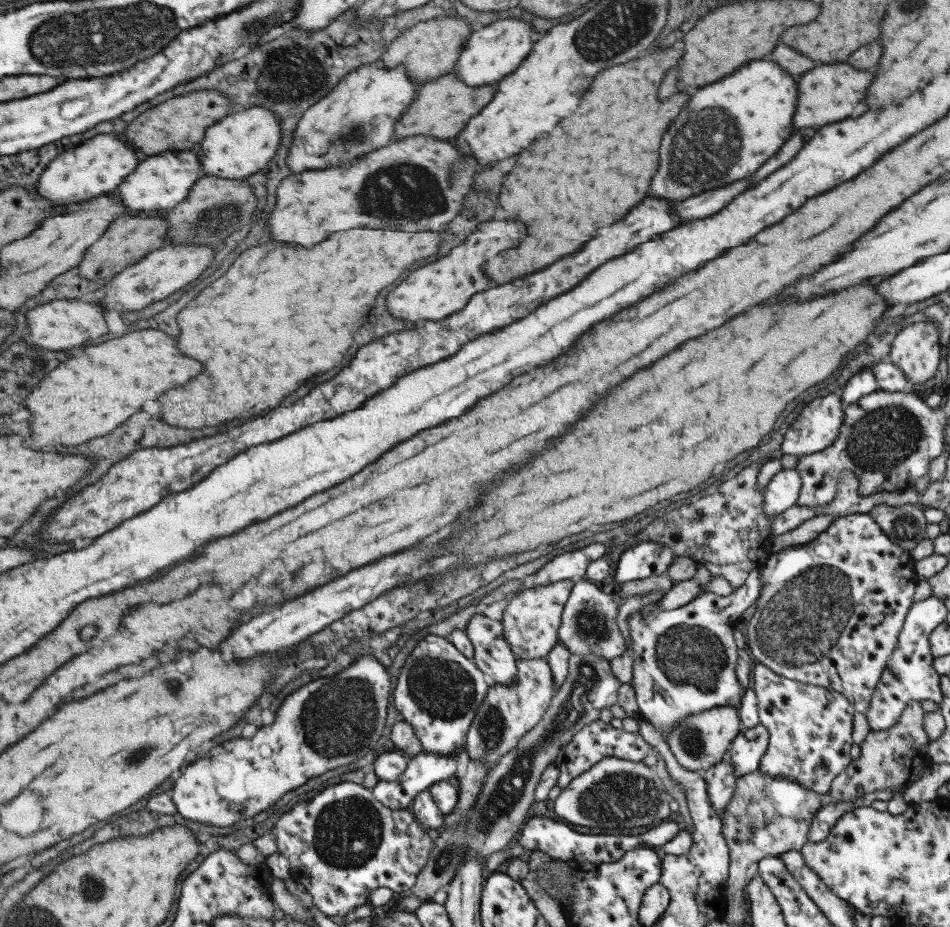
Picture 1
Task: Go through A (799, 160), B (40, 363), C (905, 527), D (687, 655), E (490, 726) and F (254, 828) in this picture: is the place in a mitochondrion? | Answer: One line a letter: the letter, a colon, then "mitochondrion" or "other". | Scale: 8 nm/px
A: other
B: other
C: mitochondrion
D: mitochondrion
E: mitochondrion
F: other

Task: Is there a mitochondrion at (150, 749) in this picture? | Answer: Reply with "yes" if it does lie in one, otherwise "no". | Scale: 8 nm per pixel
yes

